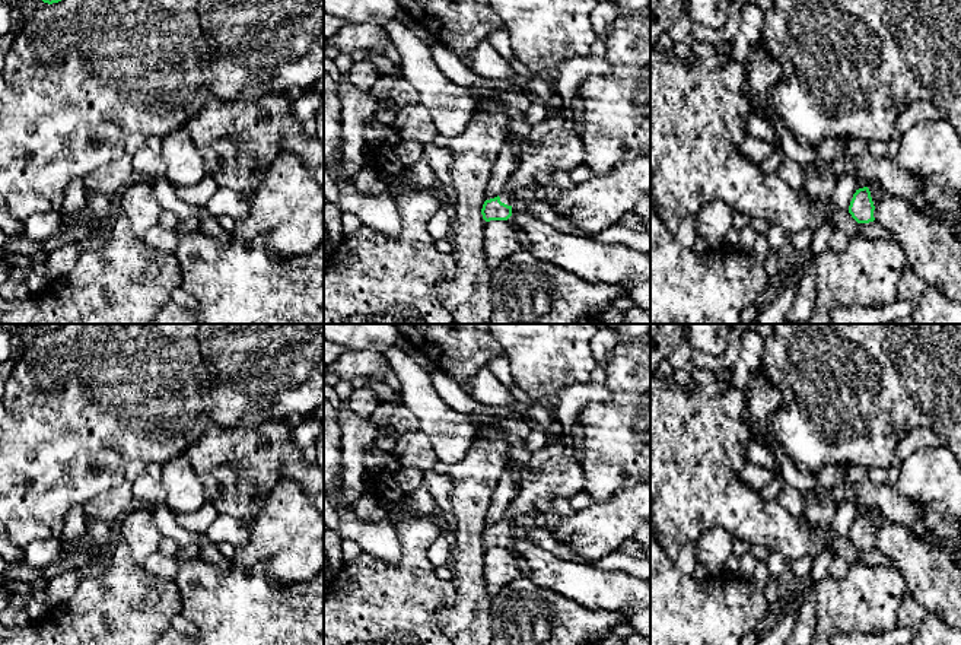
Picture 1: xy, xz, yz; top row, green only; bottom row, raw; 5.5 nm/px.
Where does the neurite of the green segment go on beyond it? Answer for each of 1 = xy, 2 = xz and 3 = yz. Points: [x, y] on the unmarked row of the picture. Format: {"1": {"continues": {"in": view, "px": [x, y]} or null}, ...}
{"1": {"continues": null}, "2": {"continues": {"in": "xz", "px": [506, 526]}}, "3": {"continues": null}}

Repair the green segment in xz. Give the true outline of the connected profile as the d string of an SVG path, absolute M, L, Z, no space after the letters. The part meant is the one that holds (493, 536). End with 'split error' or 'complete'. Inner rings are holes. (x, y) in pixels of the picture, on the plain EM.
M502 520L500 522L486 527L481 536L483 546L507 547L512 543L513 522Z; split error

